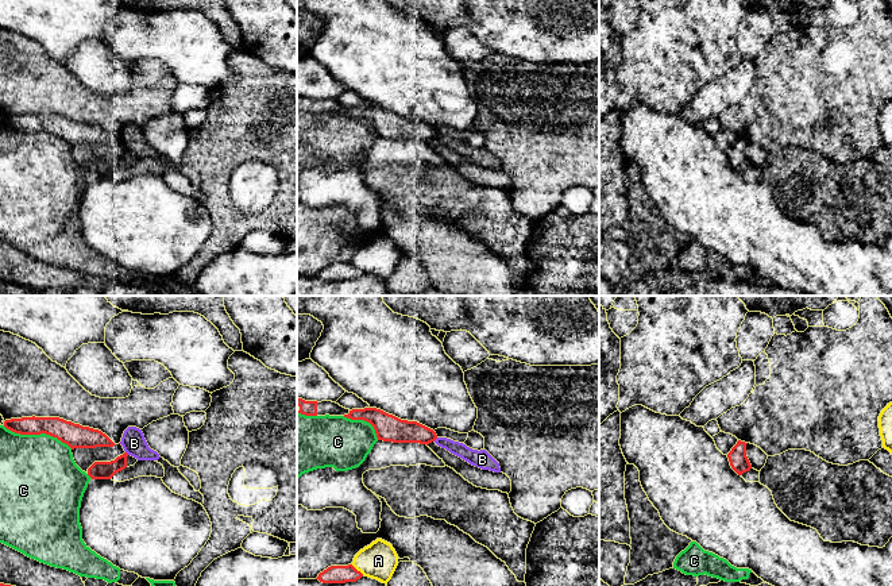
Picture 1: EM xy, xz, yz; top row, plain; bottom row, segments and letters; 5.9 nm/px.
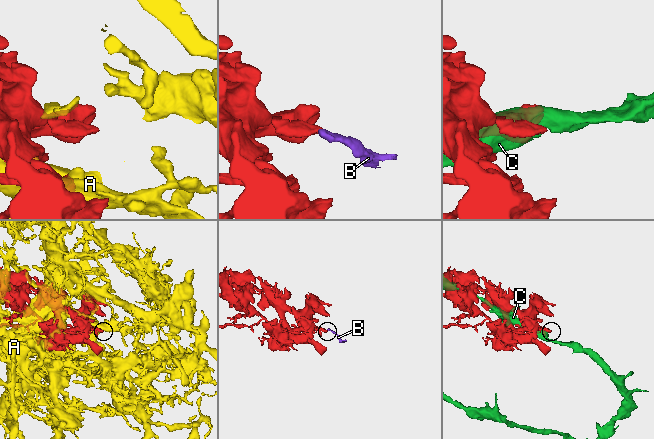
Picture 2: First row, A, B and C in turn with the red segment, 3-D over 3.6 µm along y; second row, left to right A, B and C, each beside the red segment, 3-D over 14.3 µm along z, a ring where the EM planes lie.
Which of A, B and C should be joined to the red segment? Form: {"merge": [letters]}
{"merge": []}

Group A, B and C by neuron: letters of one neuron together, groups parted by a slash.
A / B / C

